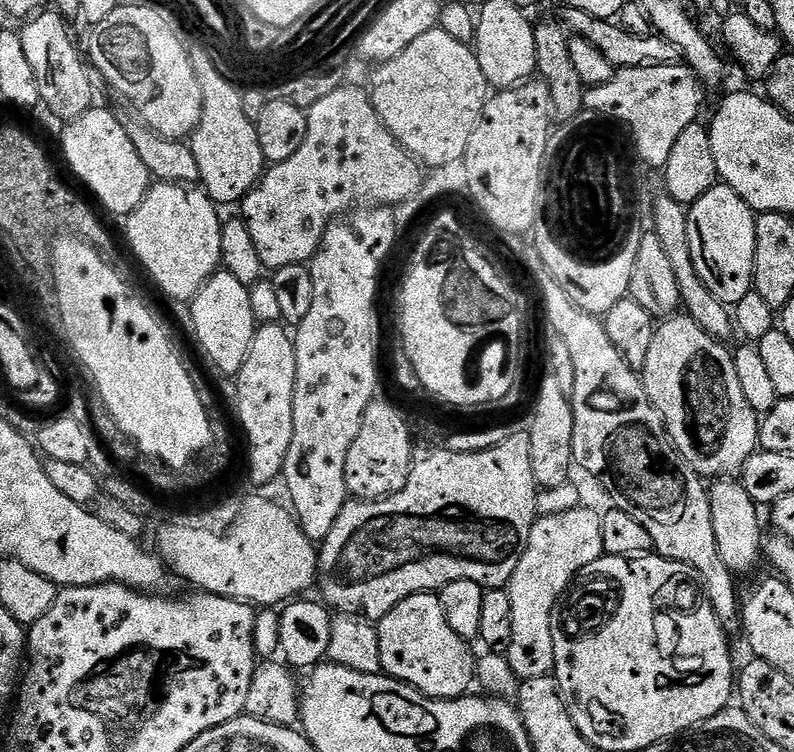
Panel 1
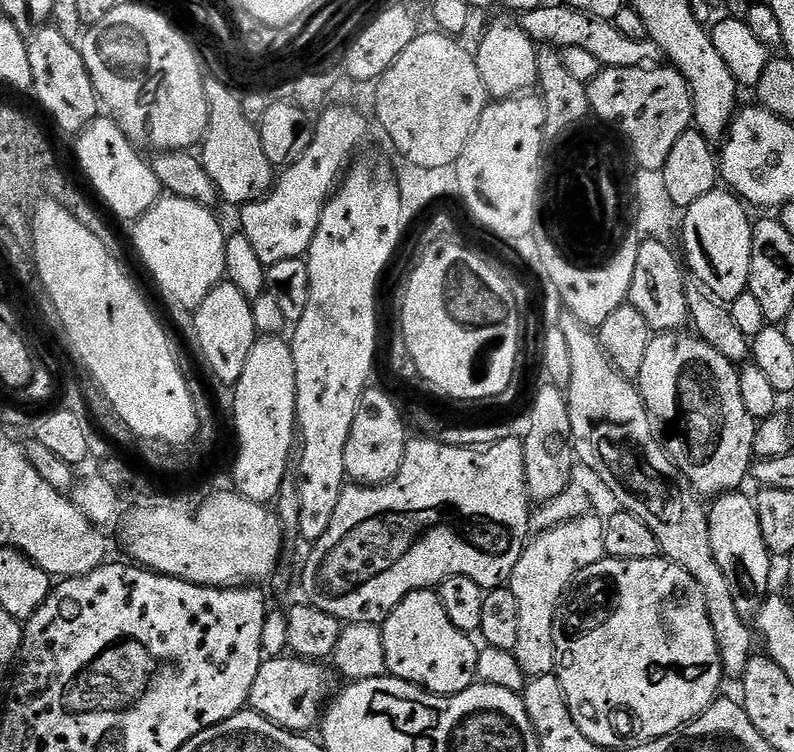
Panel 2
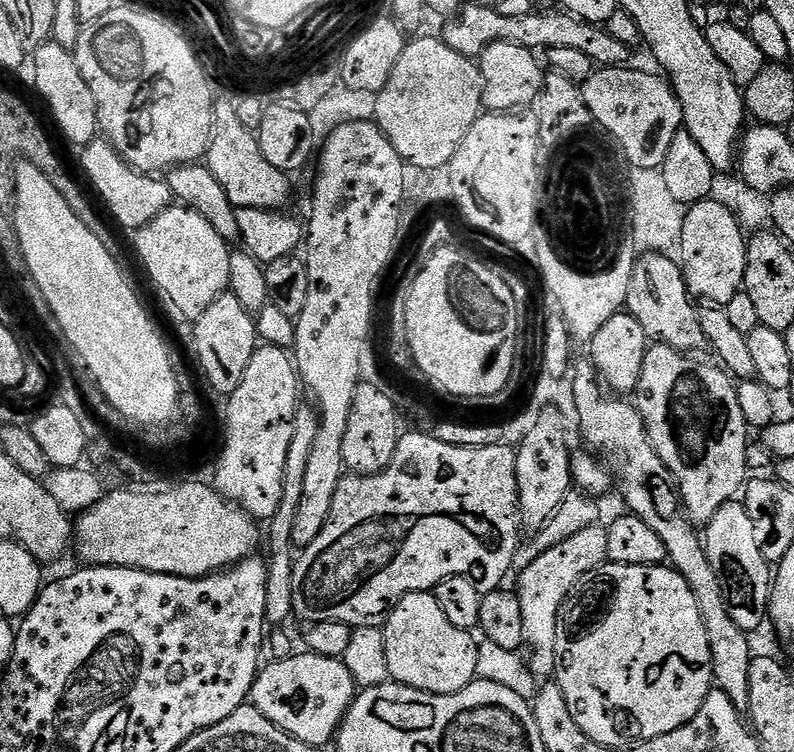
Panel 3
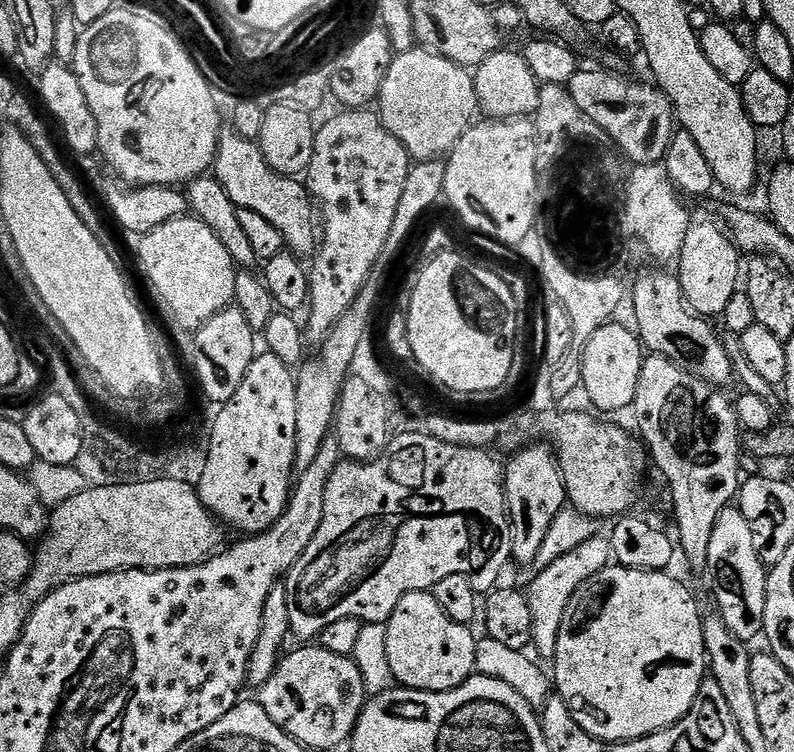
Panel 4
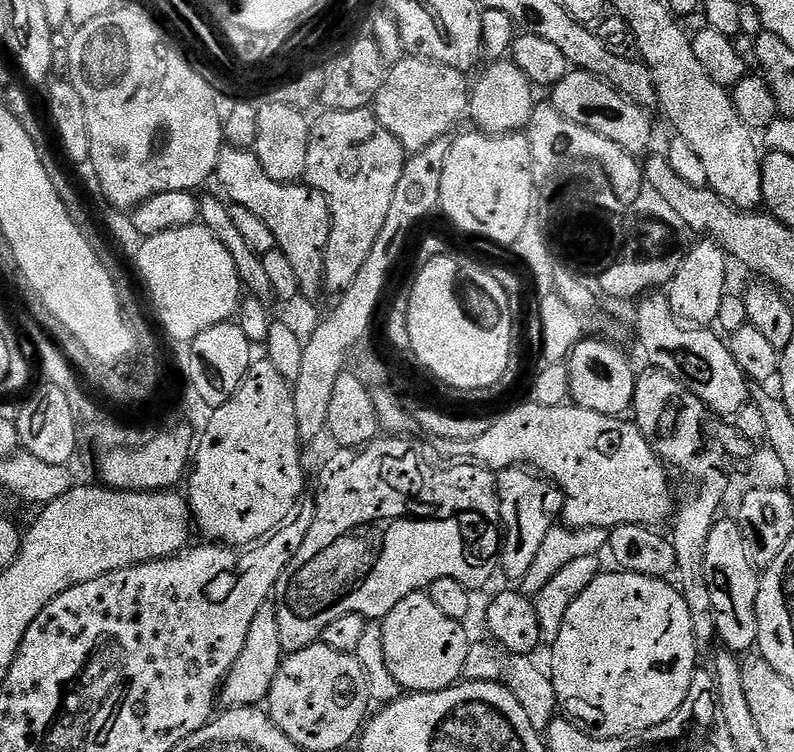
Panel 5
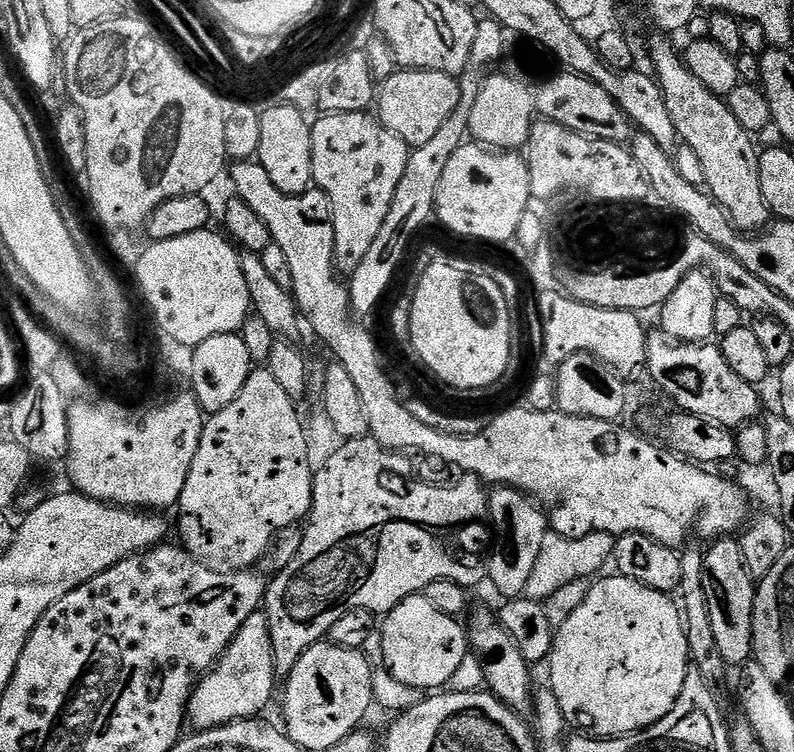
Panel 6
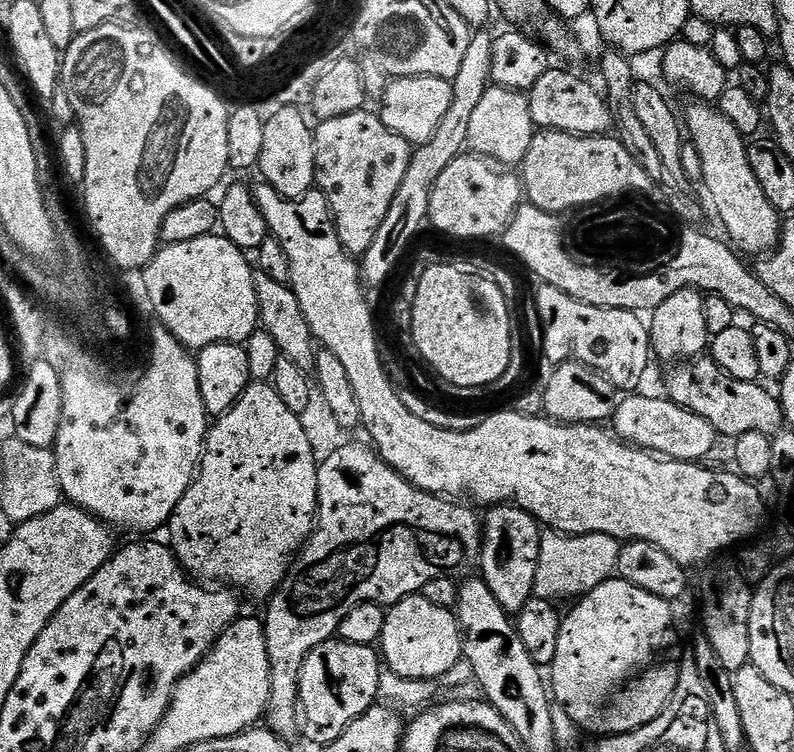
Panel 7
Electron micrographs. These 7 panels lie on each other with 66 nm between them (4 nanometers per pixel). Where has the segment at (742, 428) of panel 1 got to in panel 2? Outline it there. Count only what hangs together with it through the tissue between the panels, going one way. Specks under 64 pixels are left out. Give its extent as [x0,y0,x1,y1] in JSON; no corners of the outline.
[638,330,758,498]

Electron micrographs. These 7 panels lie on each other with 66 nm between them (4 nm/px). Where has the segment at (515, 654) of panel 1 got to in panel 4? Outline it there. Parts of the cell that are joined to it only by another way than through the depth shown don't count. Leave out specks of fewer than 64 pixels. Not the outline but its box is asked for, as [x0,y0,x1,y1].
[526,535,613,661]

